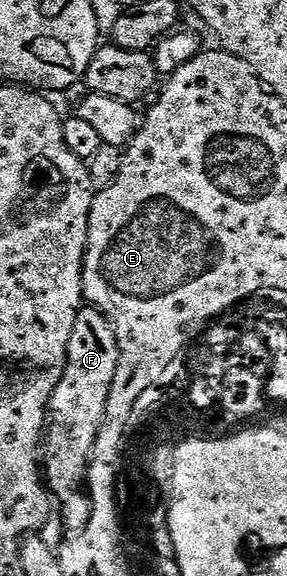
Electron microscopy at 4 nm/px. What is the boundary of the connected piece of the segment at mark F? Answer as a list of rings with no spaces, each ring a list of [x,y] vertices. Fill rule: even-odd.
[[[89,305],[83,306],[76,317],[76,325],[72,325],[72,341],[68,341],[68,361],[64,369],[64,377],[60,381],[60,385],[56,385],[56,389],[50,398],[48,422],[44,432],[44,478],[46,486],[49,487],[57,506],[58,503],[62,506],[62,519],[66,522],[67,532],[70,533],[83,531],[88,525],[90,497],[84,486],[86,466],[90,463],[92,445],[96,441],[98,430],[102,428],[102,422],[106,420],[108,393],[112,389],[116,377],[119,354],[120,348],[114,332],[114,324],[106,318],[104,312]]]

